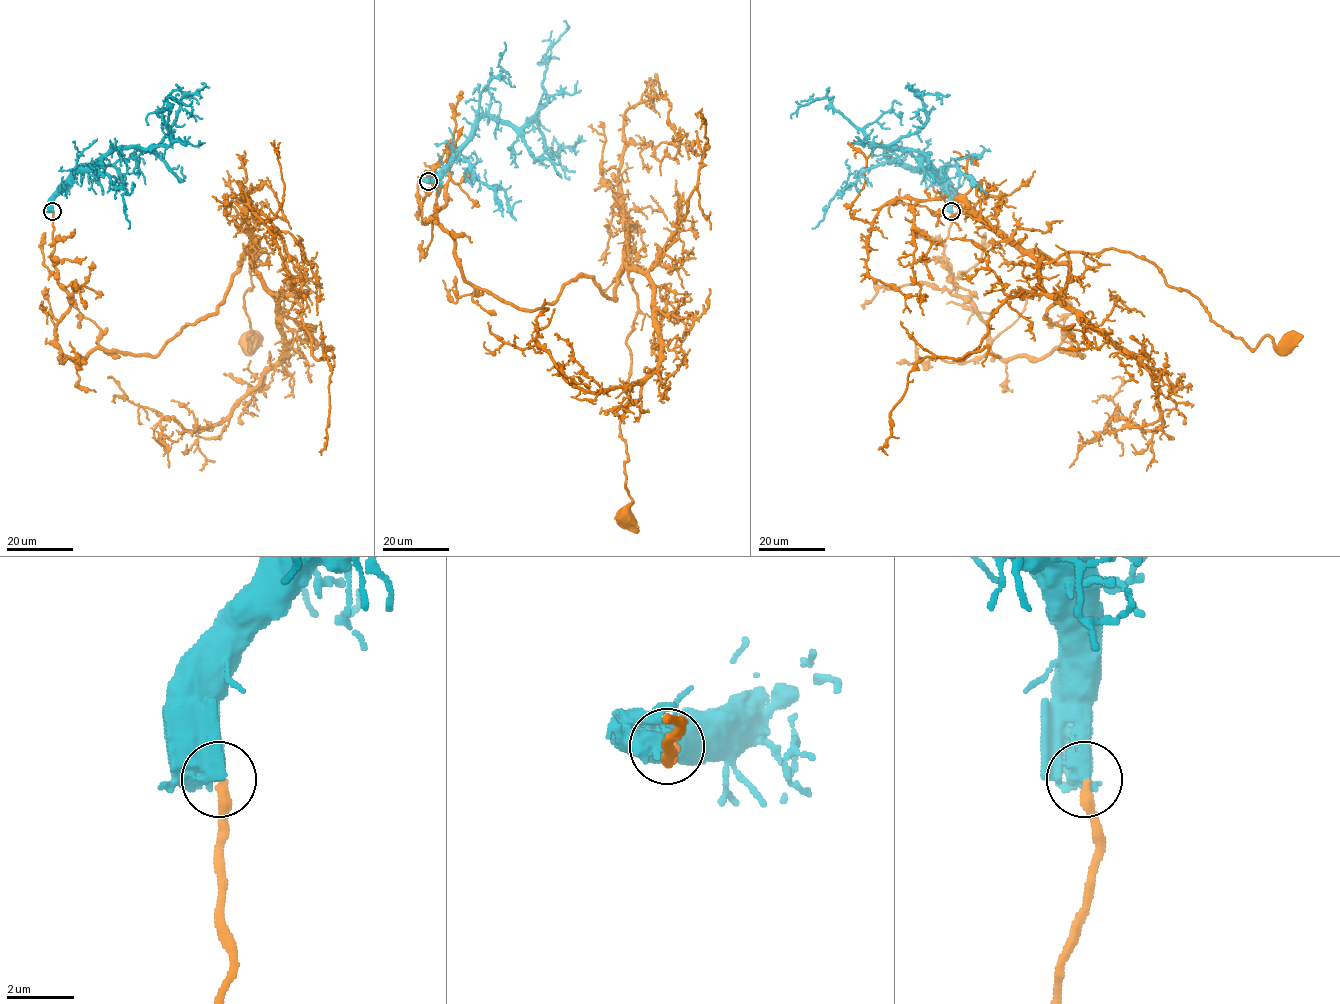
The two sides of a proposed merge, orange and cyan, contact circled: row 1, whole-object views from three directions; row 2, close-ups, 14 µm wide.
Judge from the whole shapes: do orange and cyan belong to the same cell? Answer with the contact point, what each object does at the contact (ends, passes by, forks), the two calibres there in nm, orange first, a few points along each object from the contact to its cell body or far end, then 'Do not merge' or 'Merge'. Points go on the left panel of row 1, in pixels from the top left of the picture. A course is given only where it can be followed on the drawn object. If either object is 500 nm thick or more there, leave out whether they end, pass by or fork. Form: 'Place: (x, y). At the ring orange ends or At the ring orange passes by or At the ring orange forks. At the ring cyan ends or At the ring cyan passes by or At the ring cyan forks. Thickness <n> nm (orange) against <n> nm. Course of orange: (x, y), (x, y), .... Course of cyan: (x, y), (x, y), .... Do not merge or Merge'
Place: (52, 211). Thickness 280 nm (orange) against 700 nm. Course of orange: (52, 211), (67, 356), (156, 355), (212, 315), (240, 259), (262, 252), (250, 248), (250, 343). Course of cyan: (52, 211), (57, 191), (75, 172), (86, 172), (110, 151), (168, 146), (168, 97), (192, 107), (188, 118). Do not merge

